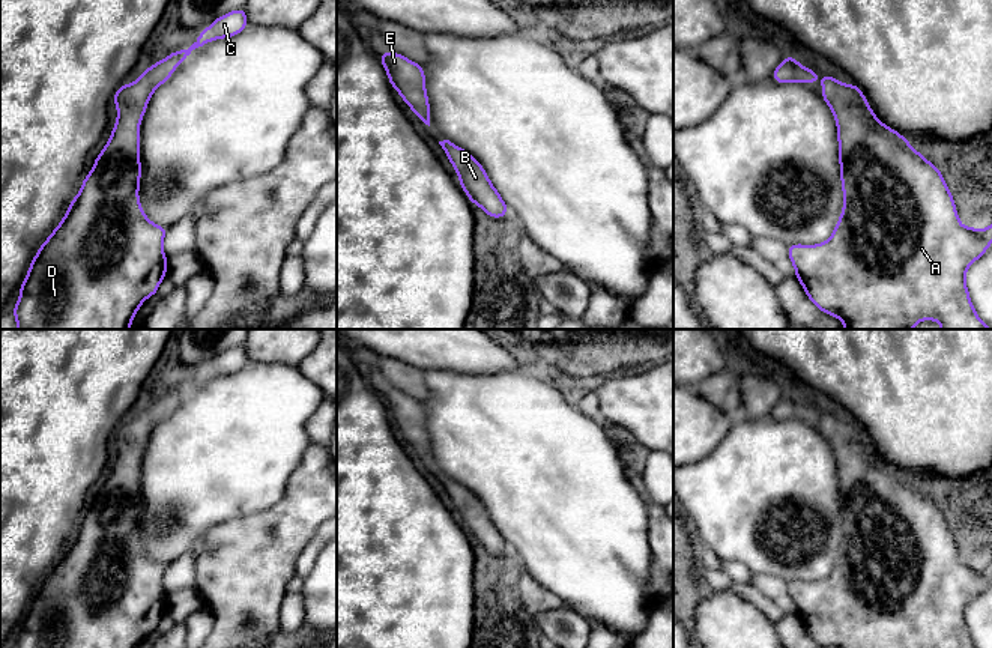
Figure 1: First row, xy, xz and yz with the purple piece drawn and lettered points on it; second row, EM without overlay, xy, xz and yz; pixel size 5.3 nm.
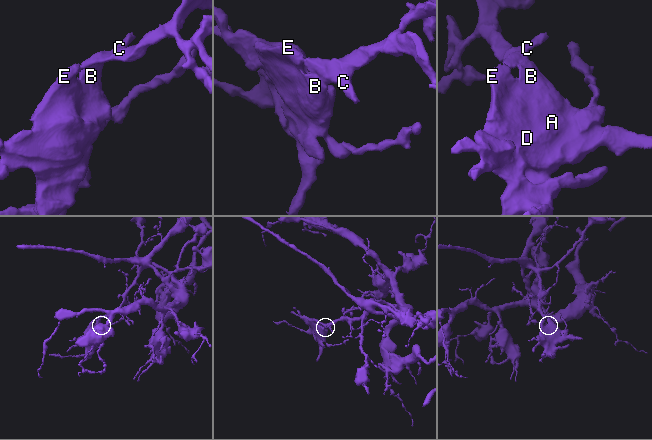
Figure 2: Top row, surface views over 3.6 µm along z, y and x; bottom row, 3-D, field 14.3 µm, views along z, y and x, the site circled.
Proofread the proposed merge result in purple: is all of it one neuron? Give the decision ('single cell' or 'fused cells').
single cell

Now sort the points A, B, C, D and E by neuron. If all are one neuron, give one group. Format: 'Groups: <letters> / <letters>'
Groups: A B C D E

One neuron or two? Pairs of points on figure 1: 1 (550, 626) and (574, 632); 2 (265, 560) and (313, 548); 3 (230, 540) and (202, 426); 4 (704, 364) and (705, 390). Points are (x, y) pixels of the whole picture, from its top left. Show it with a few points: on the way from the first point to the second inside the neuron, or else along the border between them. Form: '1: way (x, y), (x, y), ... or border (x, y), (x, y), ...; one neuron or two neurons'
1: way (556, 626), (568, 630); one neuron
2: border (320, 523), (299, 555), (295, 573); two neurons
3: border (259, 511), (215, 523), (199, 545); two neurons
4: border (722, 369), (704, 378), (695, 387); two neurons

